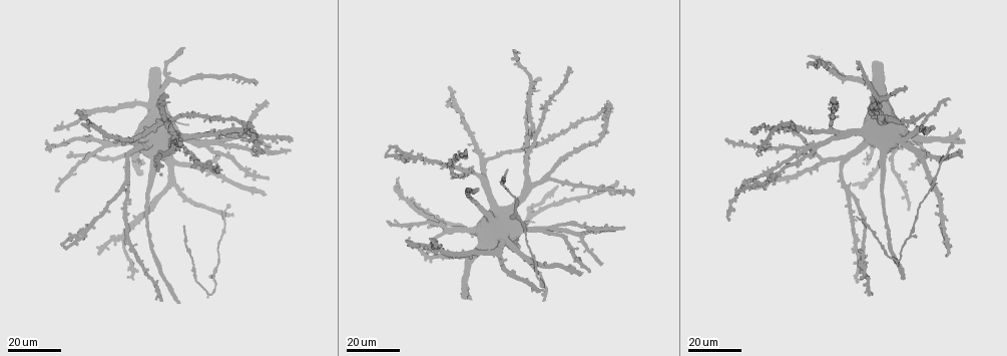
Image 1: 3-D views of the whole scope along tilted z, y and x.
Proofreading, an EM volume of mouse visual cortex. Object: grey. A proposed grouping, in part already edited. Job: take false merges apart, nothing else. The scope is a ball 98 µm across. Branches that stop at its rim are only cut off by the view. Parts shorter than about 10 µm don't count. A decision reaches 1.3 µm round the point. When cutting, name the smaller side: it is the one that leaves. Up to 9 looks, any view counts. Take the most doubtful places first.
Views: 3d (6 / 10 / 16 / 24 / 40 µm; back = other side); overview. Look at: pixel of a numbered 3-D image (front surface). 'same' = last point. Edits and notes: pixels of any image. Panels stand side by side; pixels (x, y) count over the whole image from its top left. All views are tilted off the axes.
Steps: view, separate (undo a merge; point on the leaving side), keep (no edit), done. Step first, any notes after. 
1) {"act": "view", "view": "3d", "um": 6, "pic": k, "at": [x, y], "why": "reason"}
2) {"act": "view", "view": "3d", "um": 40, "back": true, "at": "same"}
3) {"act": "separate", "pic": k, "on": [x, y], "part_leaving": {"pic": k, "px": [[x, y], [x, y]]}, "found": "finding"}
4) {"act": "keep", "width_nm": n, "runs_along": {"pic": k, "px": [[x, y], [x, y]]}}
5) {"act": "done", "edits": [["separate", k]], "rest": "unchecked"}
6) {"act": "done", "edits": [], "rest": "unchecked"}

{"act": "view", "view": "3d", "um": 16, "pic": 1, "at": [398, 154], "why": "two arms at a narrow angle"}

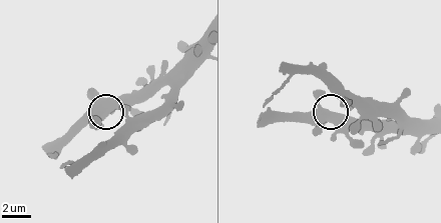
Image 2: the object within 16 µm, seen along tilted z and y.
{"act": "view", "view": "3d", "um": 10, "pic": 2, "at": [342, 116], "why": "zoom in"}

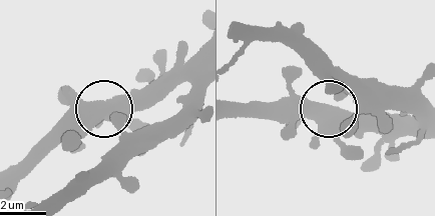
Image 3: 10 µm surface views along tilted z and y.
{"act": "keep", "arms": 4, "runs_along": {"pic": 3, "px": [[197, 52], [41, 152]]}, "found": "one cell here"}

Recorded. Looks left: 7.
{"act": "view", "view": "3d", "um": 16, "pic": 1, "at": [99, 142]}

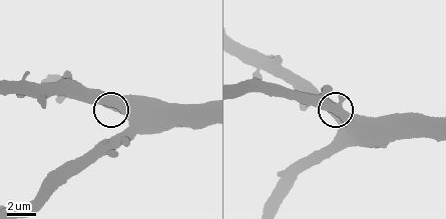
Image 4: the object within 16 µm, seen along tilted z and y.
{"act": "view", "view": "3d", "um": 10, "pic": 4, "at": [338, 121]}

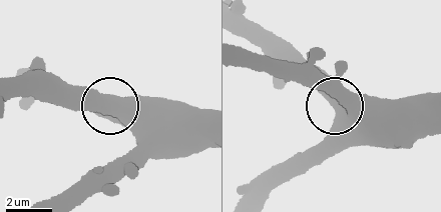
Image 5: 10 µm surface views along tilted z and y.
{"act": "keep", "side_arm_um": 13, "found": "one cell here"}

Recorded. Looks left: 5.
{"act": "view", "view": "3d", "um": 24, "pic": 1, "at": [169, 78]}

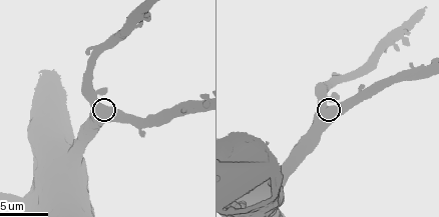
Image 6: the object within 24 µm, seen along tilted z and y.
{"act": "view", "view": "3d", "um": 10, "pic": 6, "at": [107, 108], "why": "zoom in"}

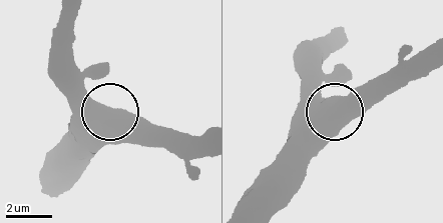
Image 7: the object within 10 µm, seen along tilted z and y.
{"act": "keep", "found": "continuous, no second cell"}

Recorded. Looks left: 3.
{"act": "view", "view": "3d", "um": 24, "pic": 1, "at": [531, 181]}

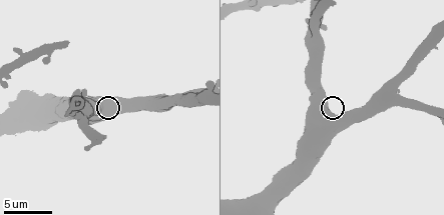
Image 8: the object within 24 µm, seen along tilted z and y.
{"act": "view", "view": "3d", "um": 10, "pic": 8, "at": [110, 111]}

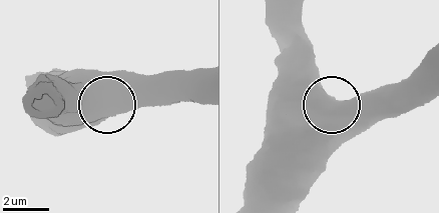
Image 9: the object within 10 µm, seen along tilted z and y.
{"act": "keep", "found": "continuous, no second cell"}

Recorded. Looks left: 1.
{"act": "done", "edits": [], "rest": "unchecked"}

